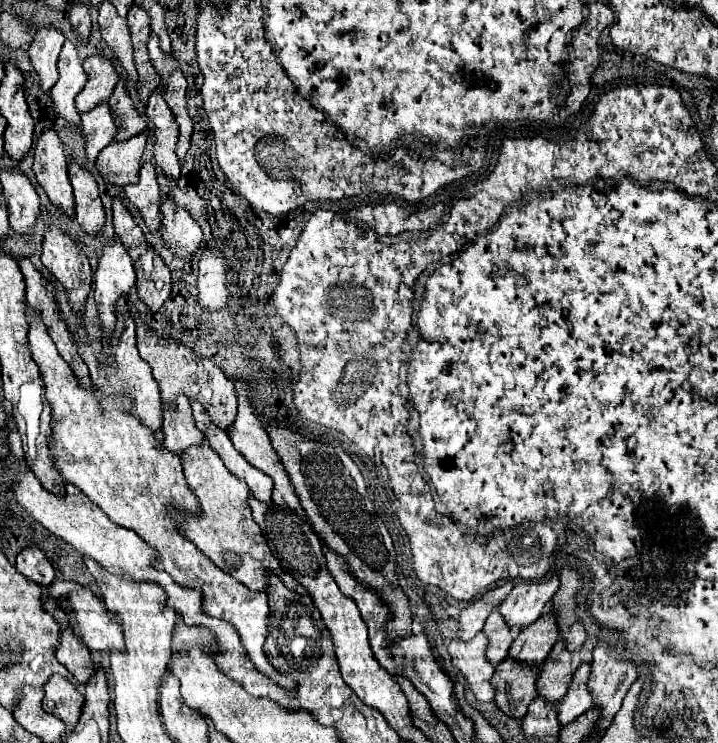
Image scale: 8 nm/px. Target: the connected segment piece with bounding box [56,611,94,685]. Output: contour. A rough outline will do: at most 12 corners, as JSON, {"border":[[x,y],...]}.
{"border":[[62,611],[56,659],[84,685],[94,673],[90,651]]}

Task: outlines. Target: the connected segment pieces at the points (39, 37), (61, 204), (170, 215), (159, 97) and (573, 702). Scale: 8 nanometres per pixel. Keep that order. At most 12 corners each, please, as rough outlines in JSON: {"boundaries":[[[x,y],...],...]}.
{"boundaries":[[[54,27],[36,33],[28,47],[40,89],[58,81],[64,35]],[[56,131],[38,139],[32,169],[50,203],[74,217],[68,157]],[[162,209],[162,239],[182,261],[202,245],[186,209]],[[160,91],[146,105],[154,123],[154,165],[180,177],[178,127]],[[588,663],[576,669],[558,705],[562,727],[592,707]]]}

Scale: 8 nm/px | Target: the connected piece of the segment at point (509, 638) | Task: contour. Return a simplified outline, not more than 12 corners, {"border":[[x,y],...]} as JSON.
{"border":[[496,609],[482,631],[488,637],[488,661],[498,665],[508,657],[516,631]]}

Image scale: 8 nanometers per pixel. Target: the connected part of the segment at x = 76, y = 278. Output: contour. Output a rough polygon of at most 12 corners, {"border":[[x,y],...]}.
{"border":[[48,225],[42,263],[80,319],[92,283],[88,257]]}

